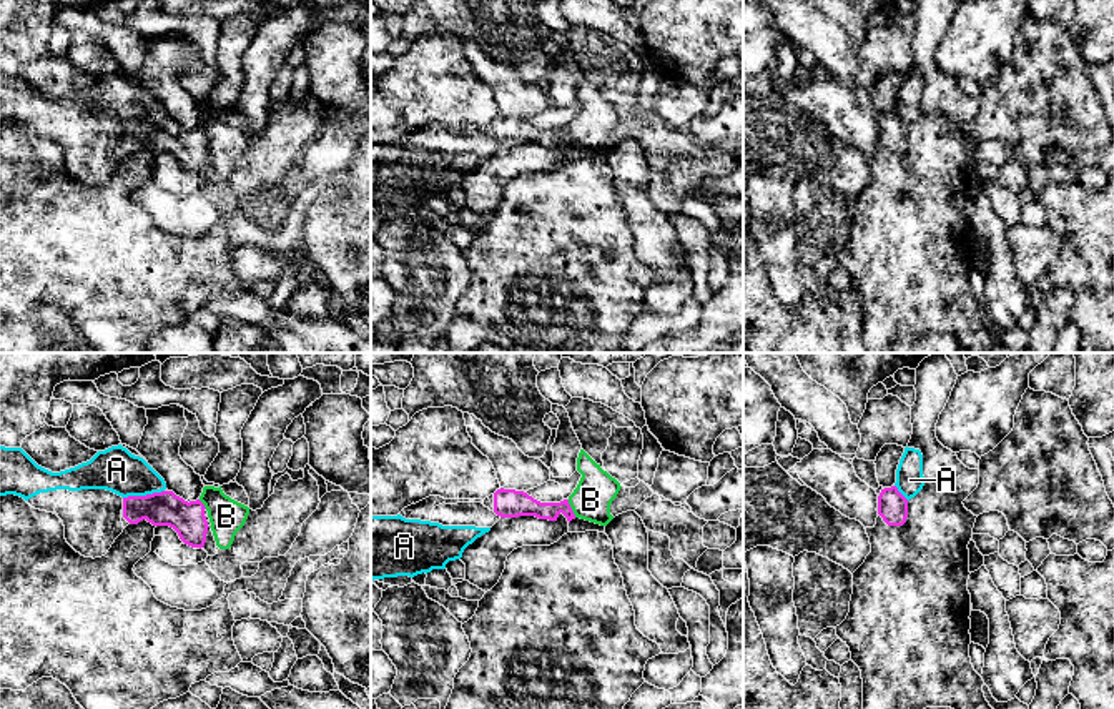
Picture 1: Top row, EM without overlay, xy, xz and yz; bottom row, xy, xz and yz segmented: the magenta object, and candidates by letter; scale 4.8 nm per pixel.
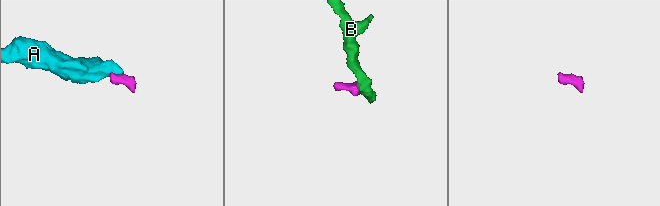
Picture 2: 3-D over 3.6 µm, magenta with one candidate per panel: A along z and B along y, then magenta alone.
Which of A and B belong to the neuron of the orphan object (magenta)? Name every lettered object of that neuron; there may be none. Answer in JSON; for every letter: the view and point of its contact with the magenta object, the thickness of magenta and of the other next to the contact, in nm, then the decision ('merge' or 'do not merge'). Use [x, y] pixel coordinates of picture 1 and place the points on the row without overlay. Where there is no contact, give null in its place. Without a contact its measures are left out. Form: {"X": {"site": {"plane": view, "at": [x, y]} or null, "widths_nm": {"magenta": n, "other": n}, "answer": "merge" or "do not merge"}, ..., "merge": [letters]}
{"A": {"site": {"plane": "xy", "at": [143, 123]}, "widths_nm": {"magenta": 170, "other": 220}, "answer": "merge"}, "B": {"site": {"plane": "xz", "at": [571, 135]}, "widths_nm": {"magenta": 120, "other": 190}, "answer": "do not merge"}, "merge": ["A"]}

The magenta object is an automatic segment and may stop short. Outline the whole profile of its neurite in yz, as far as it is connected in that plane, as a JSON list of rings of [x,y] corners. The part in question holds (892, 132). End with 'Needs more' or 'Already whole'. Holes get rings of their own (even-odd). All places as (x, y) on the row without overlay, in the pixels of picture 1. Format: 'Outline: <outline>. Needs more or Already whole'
Outline: [[[906,73],[896,97],[896,110],[881,117],[878,123],[878,141],[888,153],[903,153],[908,145],[908,128],[923,113],[923,82],[919,77]]]. Needs more

